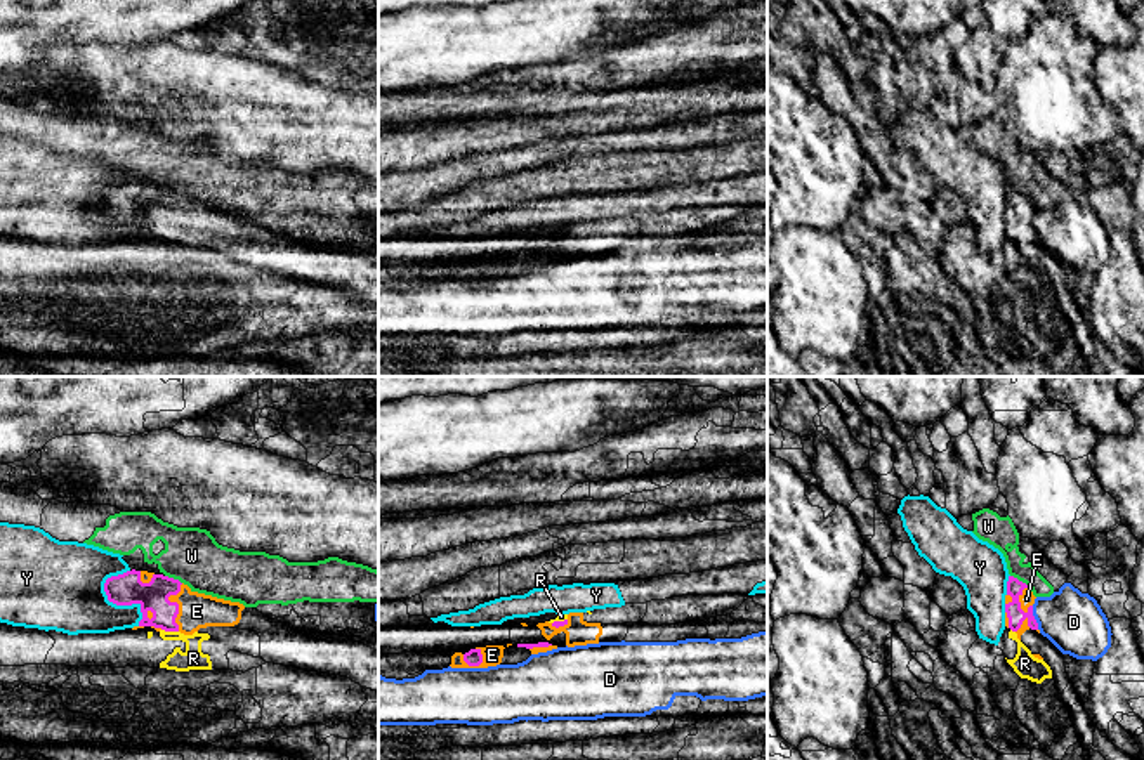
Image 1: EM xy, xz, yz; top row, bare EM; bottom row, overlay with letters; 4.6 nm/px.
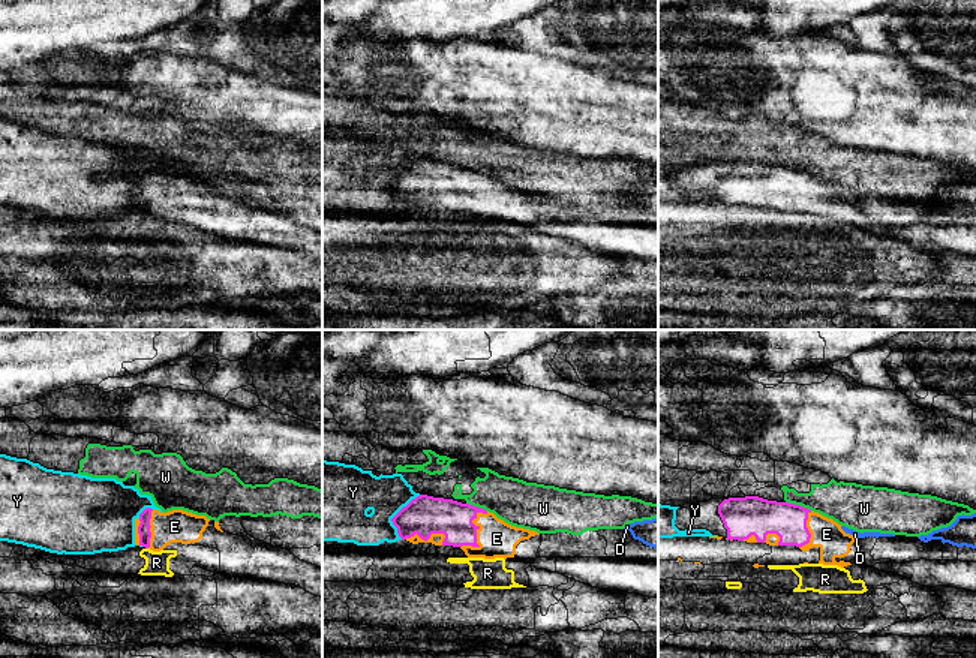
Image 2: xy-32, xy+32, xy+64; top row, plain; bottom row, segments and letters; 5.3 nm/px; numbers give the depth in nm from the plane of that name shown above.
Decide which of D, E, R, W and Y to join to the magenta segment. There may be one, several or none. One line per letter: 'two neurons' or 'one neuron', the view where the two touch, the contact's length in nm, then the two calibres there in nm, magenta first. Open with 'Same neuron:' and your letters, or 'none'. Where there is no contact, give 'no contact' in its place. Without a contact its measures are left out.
Same neuron: E
D: two neurons | yz | 120 nm | 80/280 nm
E: one neuron | xy | 220 nm | 150/160 nm
R: two neurons | xy | 80 nm | 140/100 nm
W: two neurons | yz | 110 nm | 80/140 nm
Y: two neurons | xy | 280 nm | 150/320 nm

